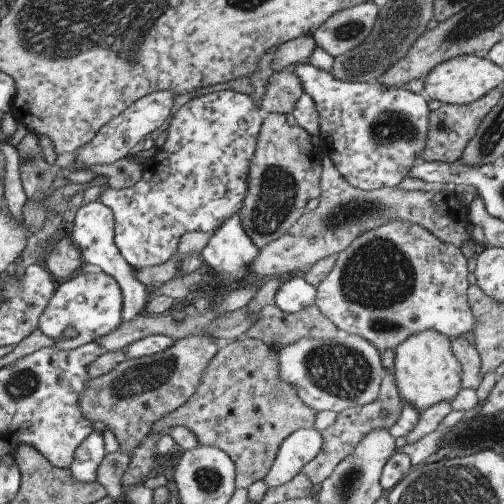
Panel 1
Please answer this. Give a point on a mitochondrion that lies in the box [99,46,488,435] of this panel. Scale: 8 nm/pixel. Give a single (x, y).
(375, 277)

